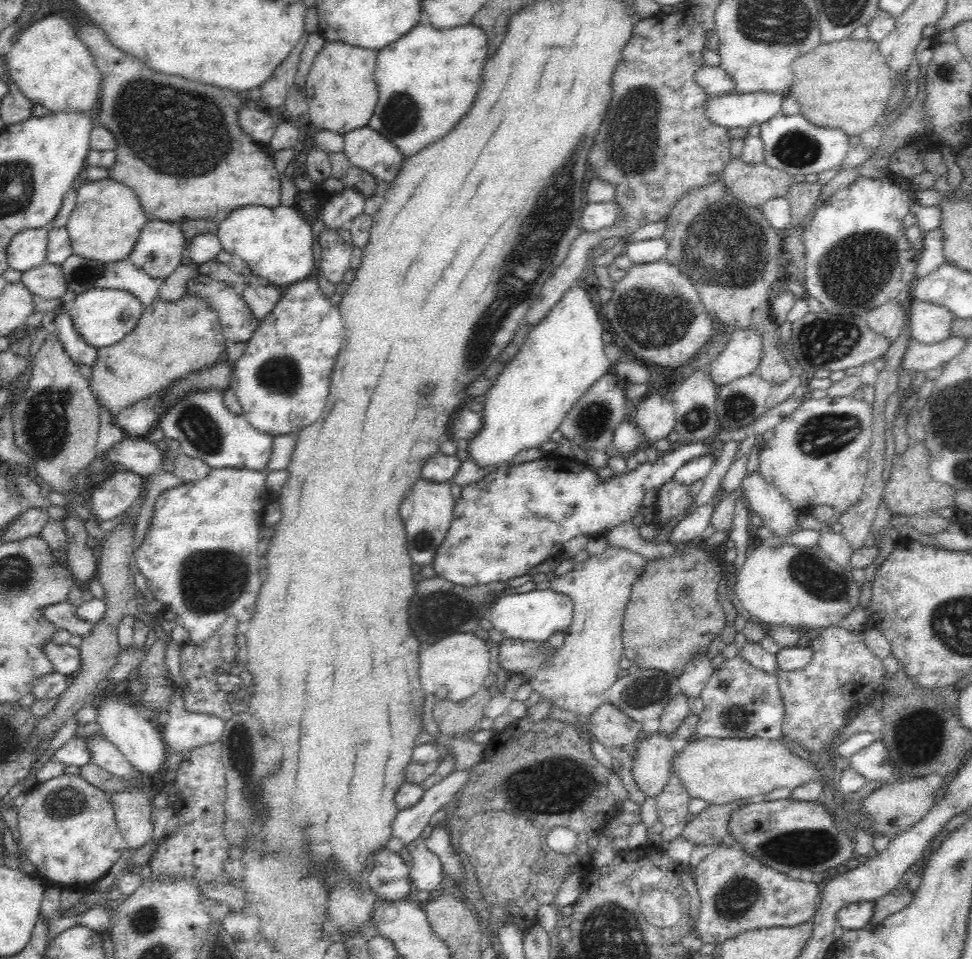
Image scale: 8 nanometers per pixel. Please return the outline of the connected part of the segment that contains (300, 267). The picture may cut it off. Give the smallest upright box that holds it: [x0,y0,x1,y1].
[215,206,315,289]

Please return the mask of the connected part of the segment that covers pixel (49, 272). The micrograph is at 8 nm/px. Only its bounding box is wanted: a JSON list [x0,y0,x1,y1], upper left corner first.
[21,263,66,298]

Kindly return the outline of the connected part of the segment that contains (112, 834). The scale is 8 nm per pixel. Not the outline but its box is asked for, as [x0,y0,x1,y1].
[18,773,128,892]

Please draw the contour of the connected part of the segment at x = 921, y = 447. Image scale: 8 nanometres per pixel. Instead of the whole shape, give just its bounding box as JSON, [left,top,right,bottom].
[881,442,955,517]

